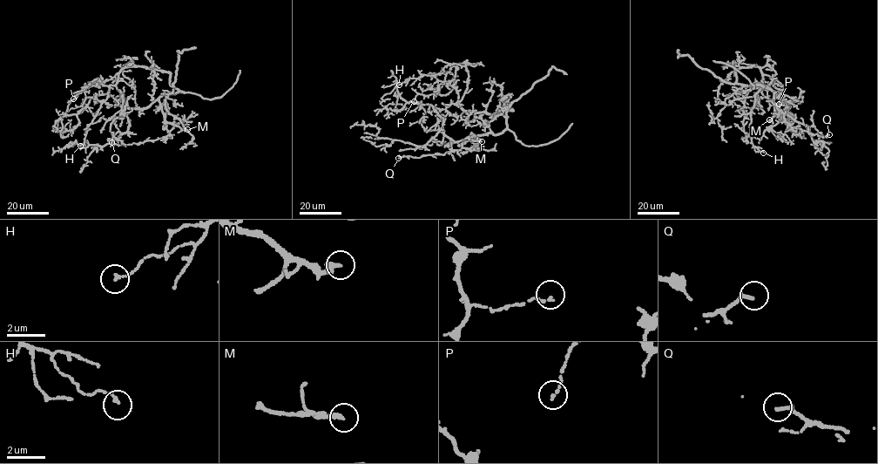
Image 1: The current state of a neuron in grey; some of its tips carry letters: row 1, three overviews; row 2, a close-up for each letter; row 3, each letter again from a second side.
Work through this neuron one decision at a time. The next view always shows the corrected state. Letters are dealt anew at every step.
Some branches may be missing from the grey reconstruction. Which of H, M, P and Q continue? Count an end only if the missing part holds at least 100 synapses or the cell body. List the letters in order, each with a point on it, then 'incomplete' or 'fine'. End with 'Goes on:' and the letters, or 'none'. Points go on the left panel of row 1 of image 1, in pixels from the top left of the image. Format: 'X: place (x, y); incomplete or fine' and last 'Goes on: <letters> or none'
H: place (80, 146); fine
M: place (187, 129); fine
P: place (73, 98); fine
Q: place (111, 142); fine
Goes on: none

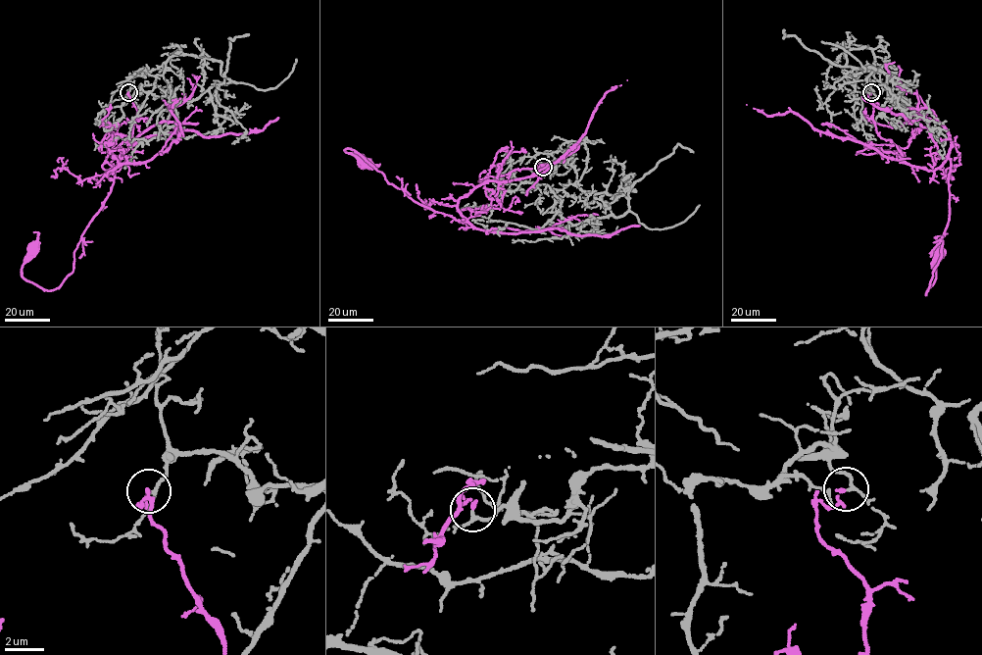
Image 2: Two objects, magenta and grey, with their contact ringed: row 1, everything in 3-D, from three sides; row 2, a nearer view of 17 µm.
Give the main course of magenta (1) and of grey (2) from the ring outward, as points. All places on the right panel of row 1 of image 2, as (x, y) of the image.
1: (871, 92), (876, 132), (904, 161), (932, 170), (951, 160), (948, 223), (925, 294), (937, 253)
2: (871, 92), (855, 88), (872, 69), (871, 49), (845, 50), (846, 66), (904, 85), (901, 98), (945, 143)

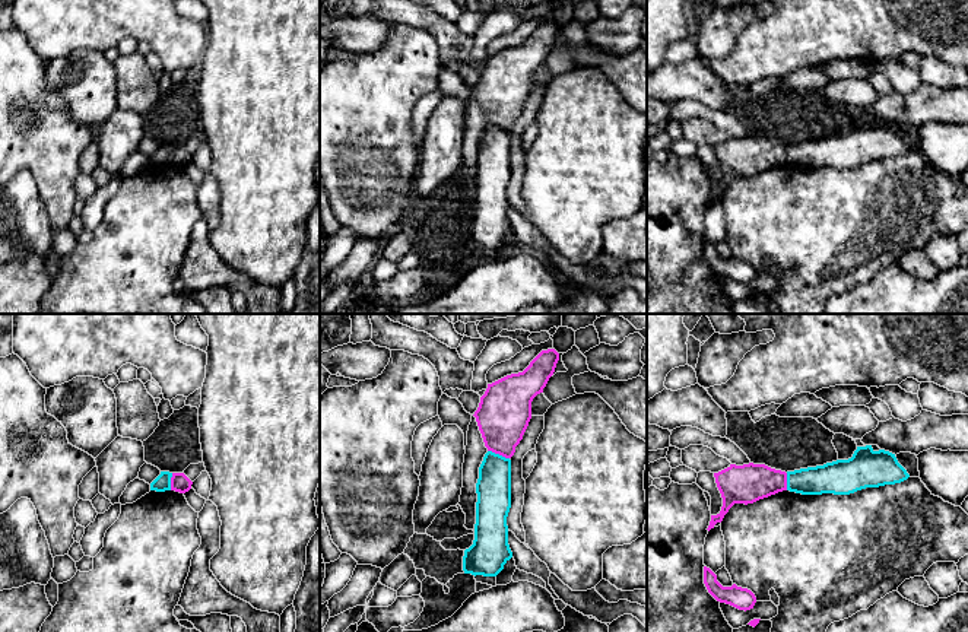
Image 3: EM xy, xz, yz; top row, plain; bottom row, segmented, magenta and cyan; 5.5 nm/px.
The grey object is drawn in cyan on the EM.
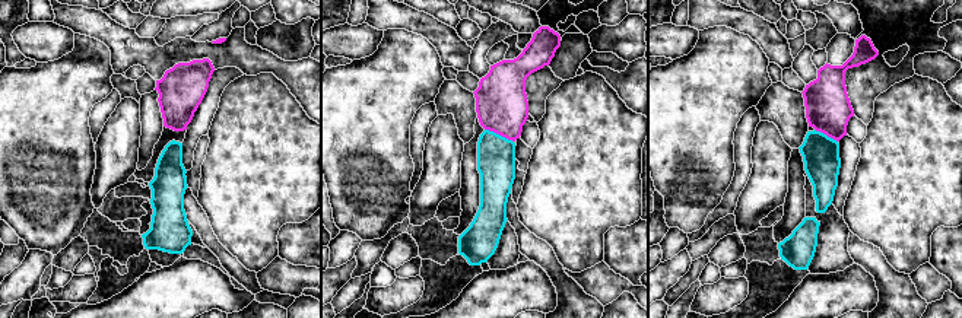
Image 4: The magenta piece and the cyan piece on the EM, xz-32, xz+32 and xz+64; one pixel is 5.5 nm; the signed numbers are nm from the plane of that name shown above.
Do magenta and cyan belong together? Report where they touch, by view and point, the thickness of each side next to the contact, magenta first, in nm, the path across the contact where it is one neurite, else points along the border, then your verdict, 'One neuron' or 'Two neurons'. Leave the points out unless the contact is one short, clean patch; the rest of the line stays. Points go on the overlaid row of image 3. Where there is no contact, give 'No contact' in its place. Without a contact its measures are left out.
Touches magenta at xz (498, 453). Thickness 300 nm (magenta) against 190 nm. Boundary: xz (488, 450), (508, 459). Two neurons

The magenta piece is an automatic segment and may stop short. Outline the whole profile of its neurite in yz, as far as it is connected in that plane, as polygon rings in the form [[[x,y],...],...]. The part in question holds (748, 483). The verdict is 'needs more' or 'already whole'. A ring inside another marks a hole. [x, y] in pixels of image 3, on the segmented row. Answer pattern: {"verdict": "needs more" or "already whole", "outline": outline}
{"verdict": "already whole", "outline": [[[730,464],[727,469],[714,473],[714,477],[723,498],[723,506],[717,515],[711,515],[708,531],[723,521],[734,504],[748,505],[787,490],[787,473],[765,464]]]}

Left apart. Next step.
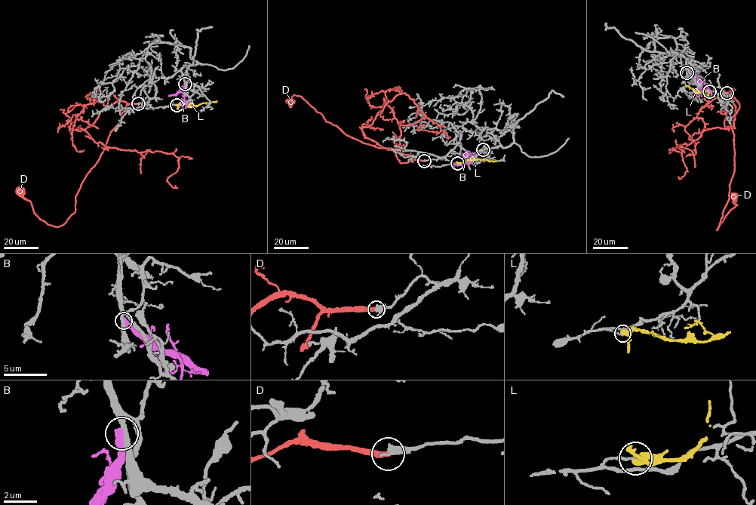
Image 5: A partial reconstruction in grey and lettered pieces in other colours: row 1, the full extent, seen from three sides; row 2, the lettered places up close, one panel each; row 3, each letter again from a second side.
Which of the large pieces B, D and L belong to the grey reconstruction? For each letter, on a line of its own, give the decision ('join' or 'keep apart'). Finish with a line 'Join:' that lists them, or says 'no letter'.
B: keep apart
D: keep apart
L: keep apart
Join: no letter

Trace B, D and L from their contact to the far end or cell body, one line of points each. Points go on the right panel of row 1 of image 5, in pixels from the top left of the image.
B: (686, 72), (697, 79), (699, 90), (708, 90), (711, 94)
D: (726, 93), (732, 94), (734, 127), (704, 130), (668, 149), (677, 144), (682, 151), (686, 170), (678, 178)
L: (708, 91), (696, 93), (685, 84)

